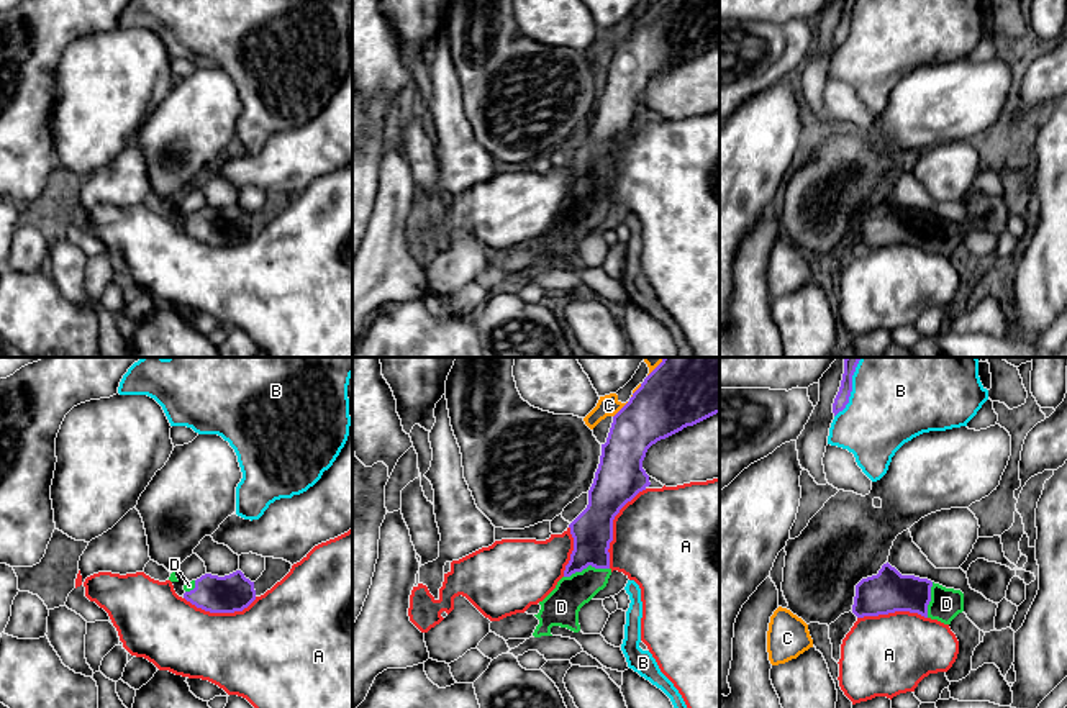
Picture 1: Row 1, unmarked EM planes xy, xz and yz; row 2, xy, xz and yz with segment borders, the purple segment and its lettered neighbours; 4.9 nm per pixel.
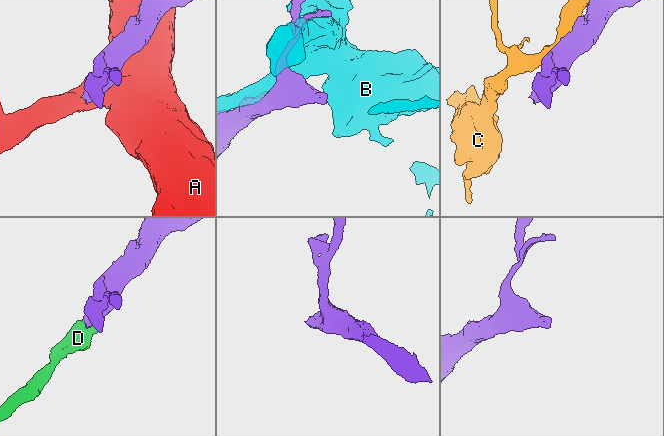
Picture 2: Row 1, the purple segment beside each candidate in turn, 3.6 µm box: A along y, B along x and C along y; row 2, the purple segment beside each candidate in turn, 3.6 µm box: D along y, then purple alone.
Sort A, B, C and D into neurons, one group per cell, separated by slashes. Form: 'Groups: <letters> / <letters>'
Groups: A / B / C / D

